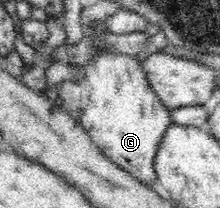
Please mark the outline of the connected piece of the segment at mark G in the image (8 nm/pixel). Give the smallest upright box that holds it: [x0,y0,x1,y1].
[78,51,172,187]

